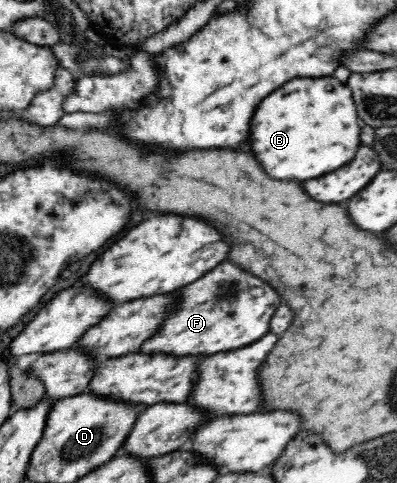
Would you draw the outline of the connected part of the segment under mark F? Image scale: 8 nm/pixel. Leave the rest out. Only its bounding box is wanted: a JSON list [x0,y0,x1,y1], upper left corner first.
[141,261,283,357]

